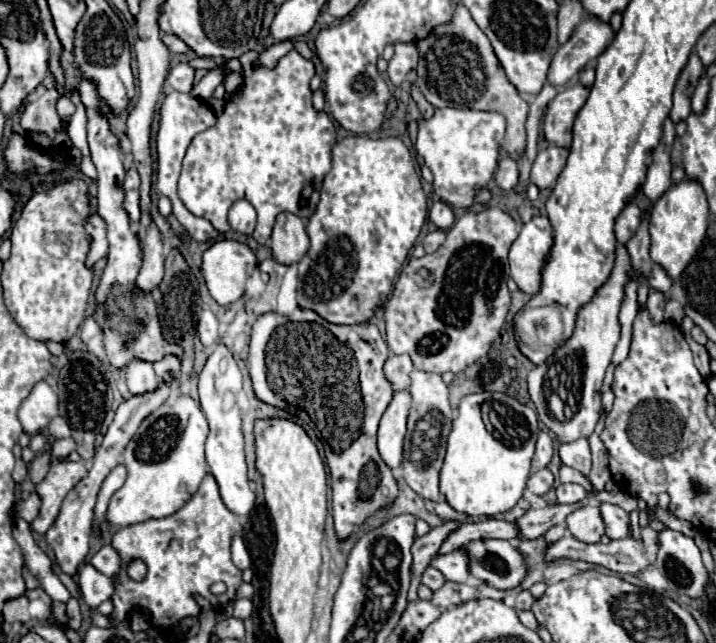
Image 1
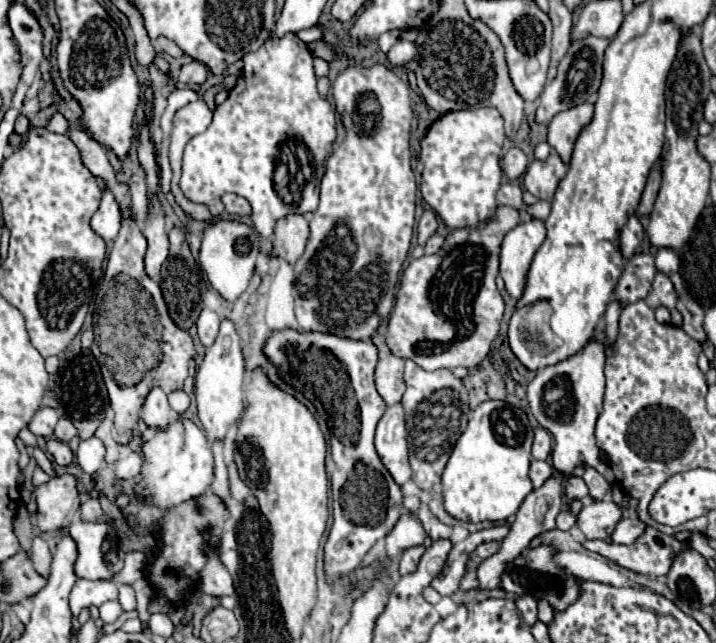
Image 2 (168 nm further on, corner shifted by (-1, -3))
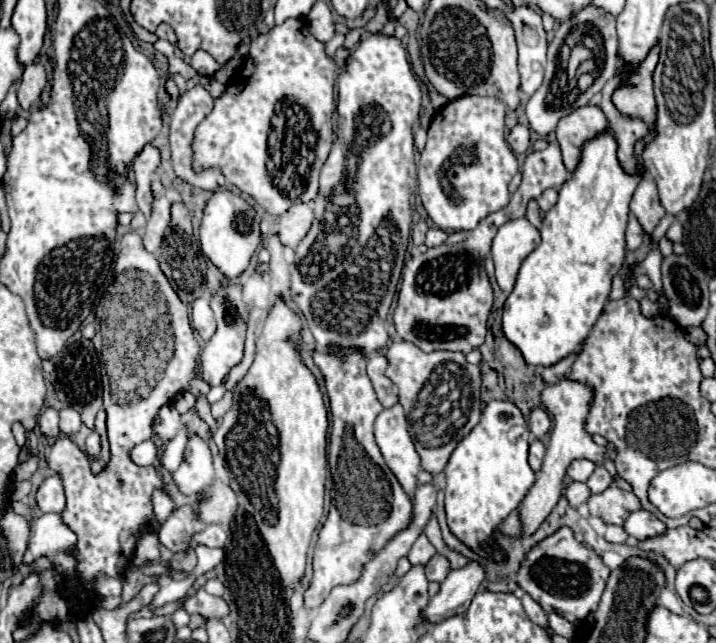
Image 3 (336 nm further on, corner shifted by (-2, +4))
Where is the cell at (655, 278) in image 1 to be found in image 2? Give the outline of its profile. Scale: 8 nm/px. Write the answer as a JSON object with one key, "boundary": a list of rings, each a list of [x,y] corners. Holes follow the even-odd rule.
{"boundary":[[[661,248],[655,256],[655,266],[659,272],[663,274],[671,274],[671,272],[677,272],[679,270],[679,254],[671,248]]]}

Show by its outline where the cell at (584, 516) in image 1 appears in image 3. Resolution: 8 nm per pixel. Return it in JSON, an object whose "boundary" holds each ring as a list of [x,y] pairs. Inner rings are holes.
{"boundary":[[[612,483],[606,491],[598,495],[590,495],[588,509],[592,517],[600,517],[608,525],[622,525],[632,511],[640,509],[640,505],[634,493],[622,491]]]}

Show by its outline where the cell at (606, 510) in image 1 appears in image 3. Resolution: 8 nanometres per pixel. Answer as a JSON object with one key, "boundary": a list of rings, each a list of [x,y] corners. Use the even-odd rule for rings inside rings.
{"boundary":[[[642,509],[630,513],[630,517],[624,521],[622,527],[634,539],[646,539],[646,537],[654,537],[654,535],[666,531],[666,525],[658,517],[654,517],[652,513],[646,513]]]}

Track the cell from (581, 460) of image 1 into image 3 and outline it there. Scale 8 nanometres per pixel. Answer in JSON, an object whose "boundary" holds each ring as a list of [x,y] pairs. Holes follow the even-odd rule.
{"boundary":[[[598,465],[596,471],[590,475],[590,479],[586,481],[586,485],[588,485],[588,489],[592,493],[602,493],[604,489],[608,489],[612,485],[612,477],[610,477],[610,473],[602,465]]]}

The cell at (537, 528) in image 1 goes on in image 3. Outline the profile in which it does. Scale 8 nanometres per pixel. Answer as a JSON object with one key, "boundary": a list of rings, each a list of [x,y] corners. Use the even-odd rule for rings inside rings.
{"boundary":[[[436,553],[436,555],[426,563],[426,577],[428,577],[428,581],[438,581],[438,583],[442,583],[442,581],[448,577],[448,573],[450,573],[450,563],[448,563],[448,559],[446,559],[444,555],[440,555],[440,553]]]}

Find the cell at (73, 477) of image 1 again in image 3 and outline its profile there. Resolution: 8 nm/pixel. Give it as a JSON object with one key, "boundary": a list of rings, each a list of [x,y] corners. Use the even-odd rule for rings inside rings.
{"boundary":[[[58,475],[48,477],[38,493],[36,493],[36,501],[42,513],[62,513],[66,507],[66,497],[64,497],[64,487],[62,487],[62,479]]]}

